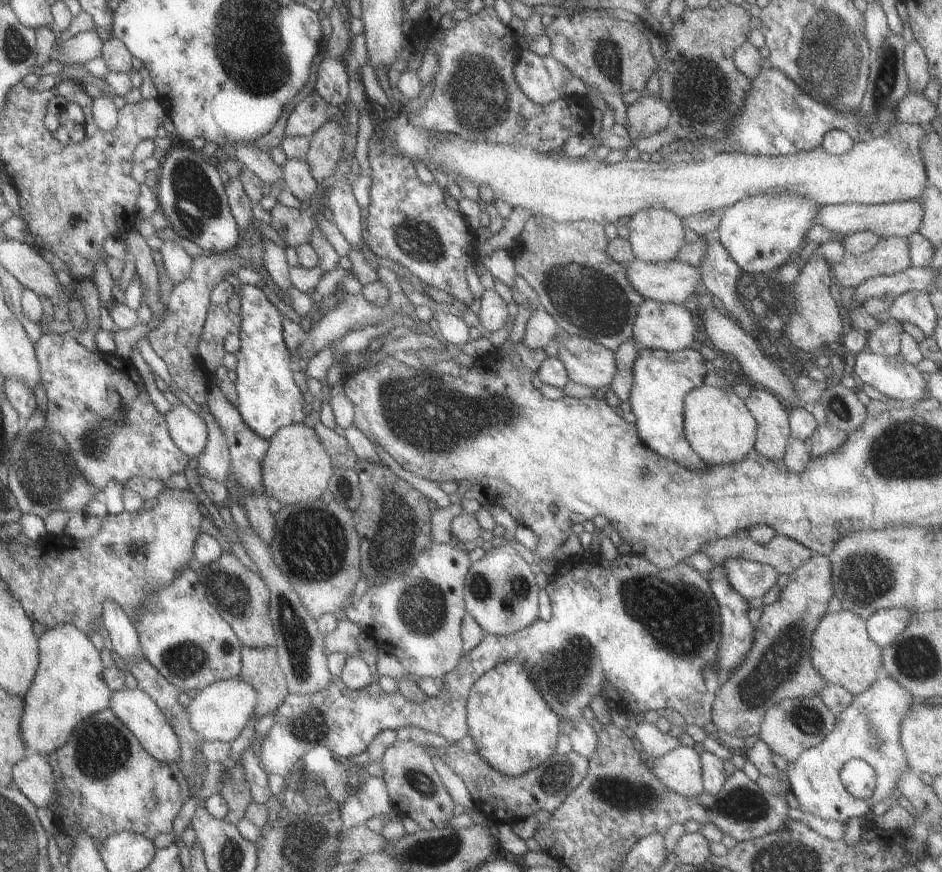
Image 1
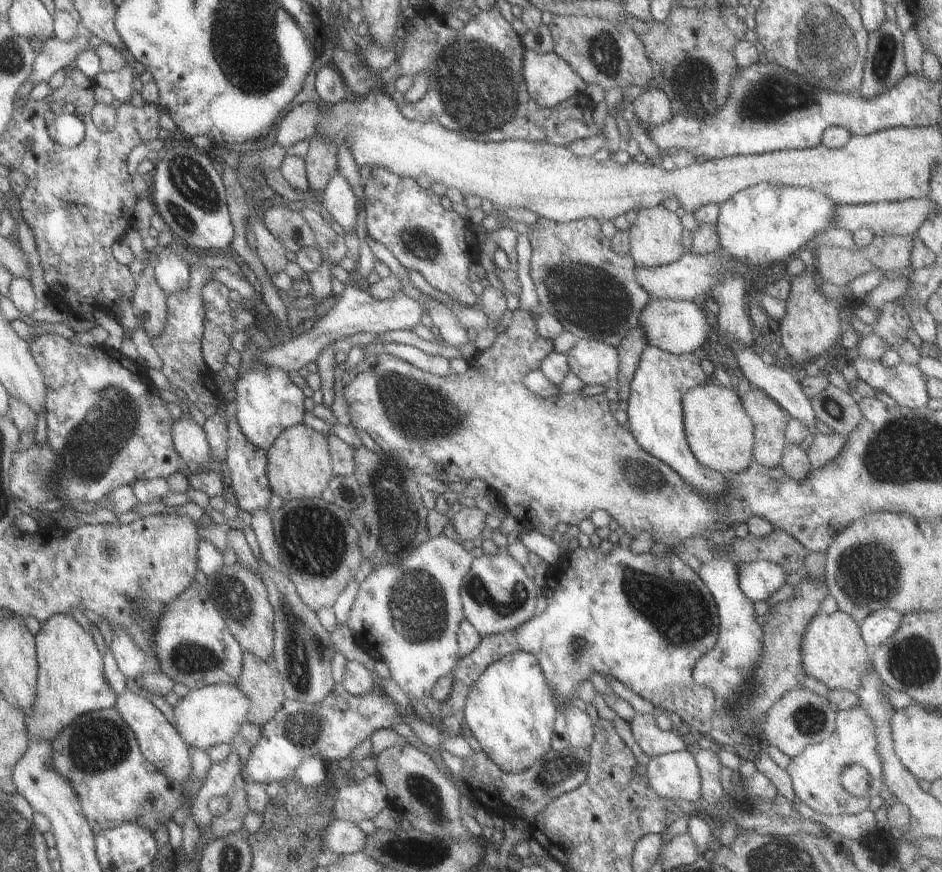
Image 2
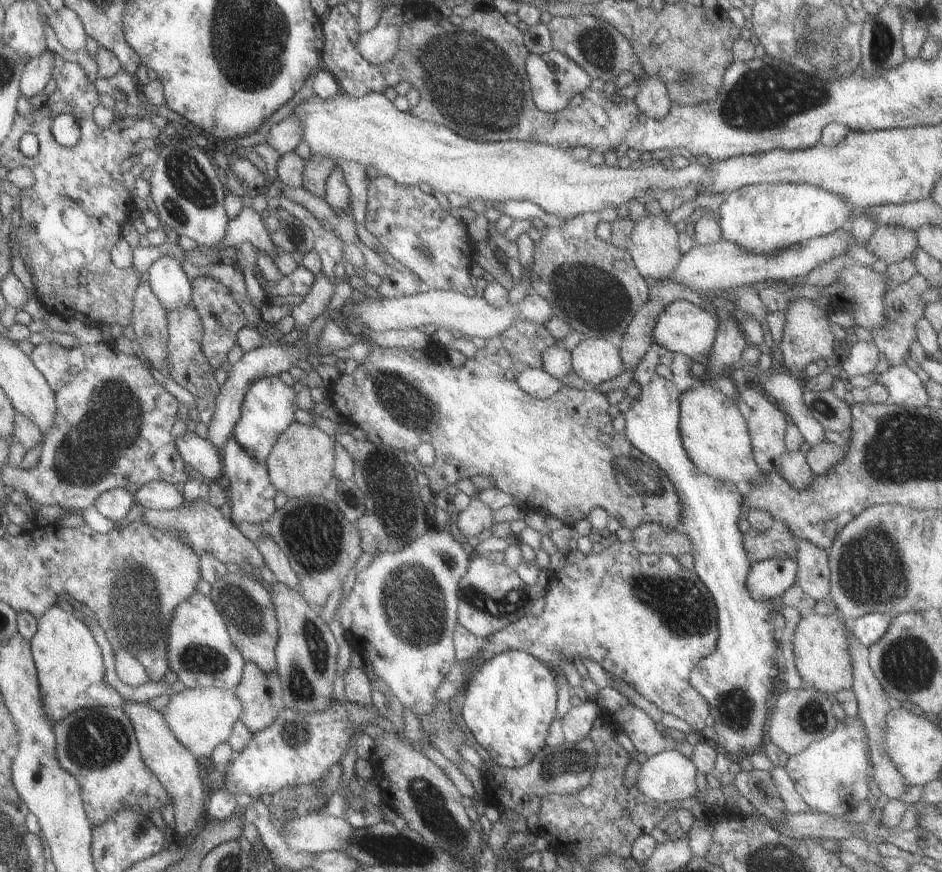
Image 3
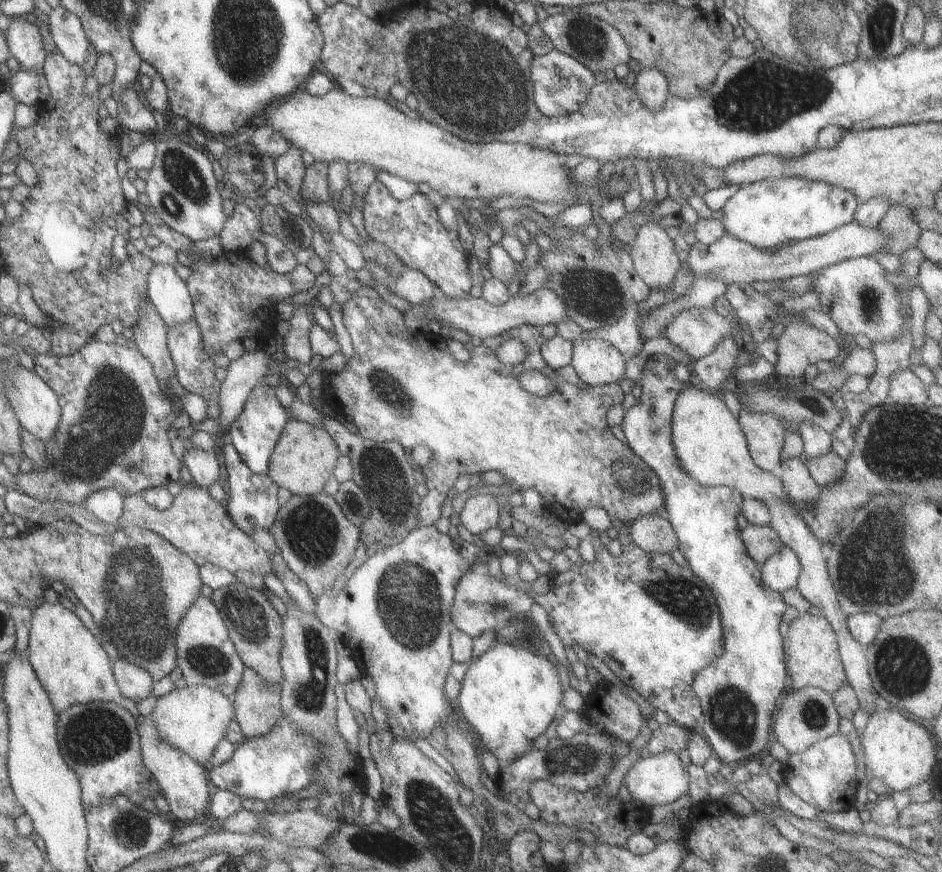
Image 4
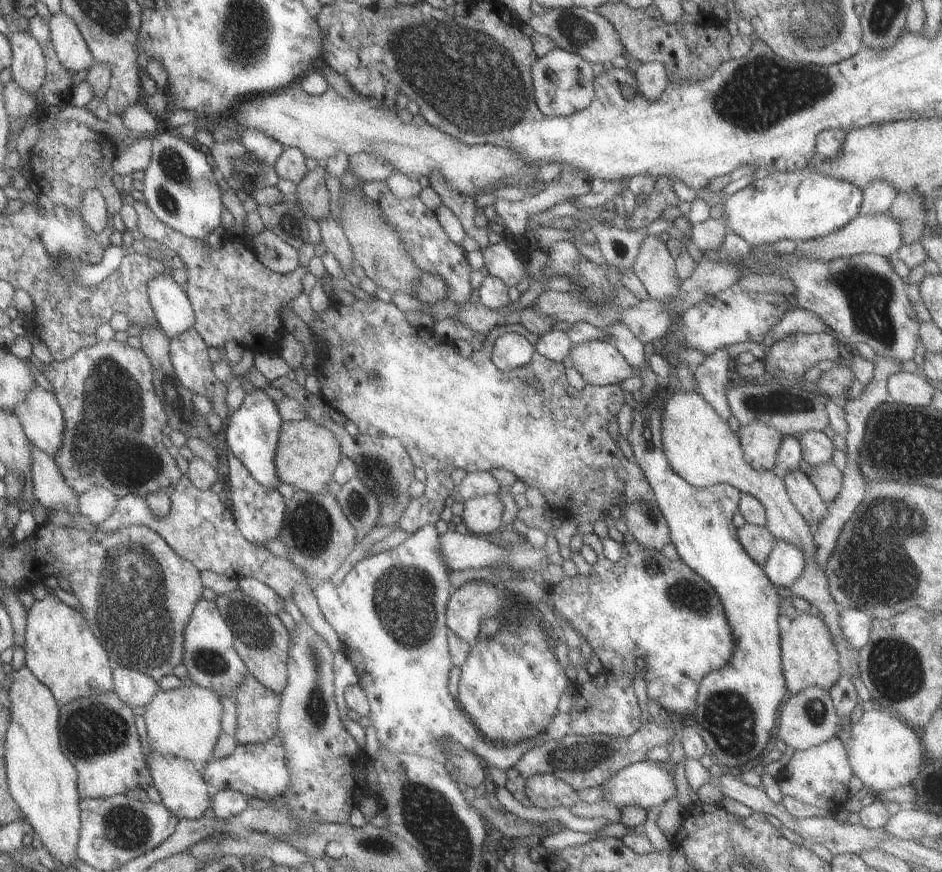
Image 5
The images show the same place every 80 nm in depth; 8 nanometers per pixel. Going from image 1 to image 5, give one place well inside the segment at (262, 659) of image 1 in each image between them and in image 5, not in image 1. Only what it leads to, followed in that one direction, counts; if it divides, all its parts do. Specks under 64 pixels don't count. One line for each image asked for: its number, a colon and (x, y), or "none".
2: (259, 680)
3: (259, 693)
4: (256, 704)
5: (255, 707)

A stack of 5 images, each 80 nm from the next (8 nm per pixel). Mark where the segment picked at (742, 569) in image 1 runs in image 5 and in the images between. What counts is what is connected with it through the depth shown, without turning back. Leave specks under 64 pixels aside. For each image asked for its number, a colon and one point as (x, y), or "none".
2: (757, 580)
3: (771, 577)
4: (780, 571)
5: (784, 564)

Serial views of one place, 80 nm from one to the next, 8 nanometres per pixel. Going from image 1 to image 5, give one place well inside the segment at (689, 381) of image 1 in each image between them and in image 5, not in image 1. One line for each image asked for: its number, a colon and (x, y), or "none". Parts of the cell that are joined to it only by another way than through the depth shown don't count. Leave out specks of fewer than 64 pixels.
2: (654, 417)
3: (738, 680)
4: (738, 692)
5: (735, 712)

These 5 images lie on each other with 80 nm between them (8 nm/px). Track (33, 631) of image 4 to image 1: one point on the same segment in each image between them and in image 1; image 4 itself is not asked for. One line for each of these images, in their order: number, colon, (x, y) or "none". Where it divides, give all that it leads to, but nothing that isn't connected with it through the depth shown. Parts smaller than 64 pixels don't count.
1: (66, 688)
2: (69, 679)
3: (68, 663)

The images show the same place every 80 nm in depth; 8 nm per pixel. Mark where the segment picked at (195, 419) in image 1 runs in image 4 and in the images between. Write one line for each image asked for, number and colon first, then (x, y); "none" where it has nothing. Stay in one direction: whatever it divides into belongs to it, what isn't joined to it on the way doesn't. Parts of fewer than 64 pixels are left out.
2: (188, 439)
3: (201, 459)
4: (202, 466)

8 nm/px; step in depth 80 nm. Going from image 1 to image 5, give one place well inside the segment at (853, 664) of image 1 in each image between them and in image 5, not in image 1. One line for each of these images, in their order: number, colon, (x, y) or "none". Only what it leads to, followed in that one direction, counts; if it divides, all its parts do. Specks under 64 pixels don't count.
2: (831, 651)
3: (820, 657)
4: (812, 660)
5: (808, 658)

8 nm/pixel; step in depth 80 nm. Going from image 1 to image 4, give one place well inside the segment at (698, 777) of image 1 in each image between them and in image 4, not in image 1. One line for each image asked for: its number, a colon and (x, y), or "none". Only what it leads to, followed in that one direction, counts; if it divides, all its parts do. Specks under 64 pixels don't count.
2: (674, 775)
3: (666, 777)
4: (657, 780)

